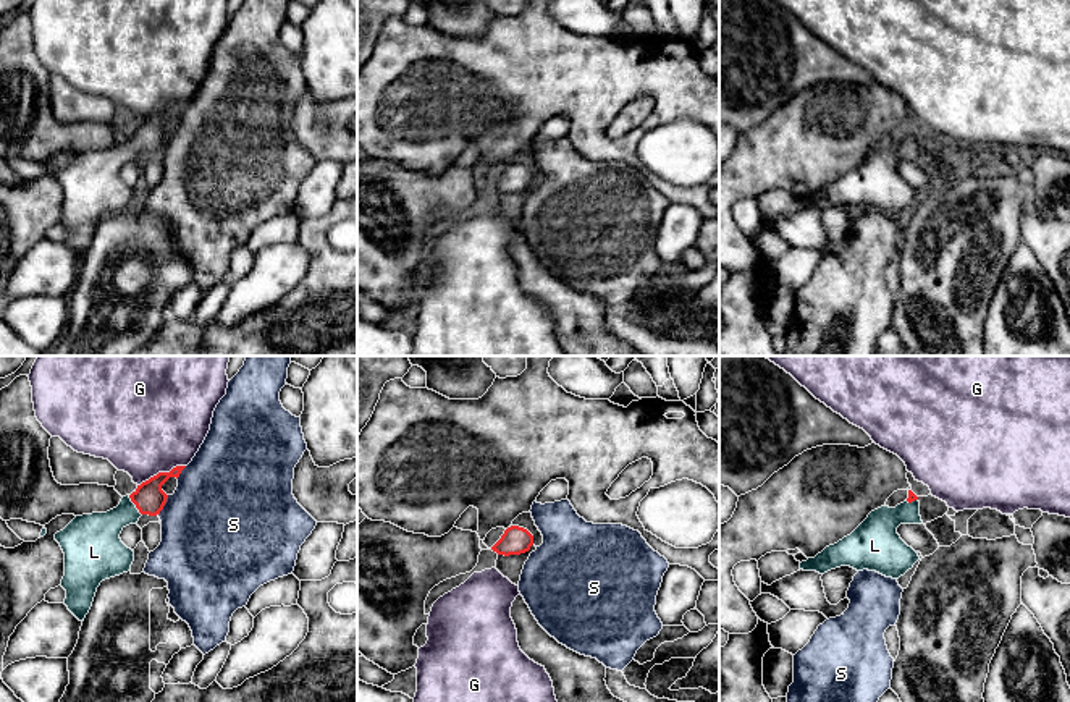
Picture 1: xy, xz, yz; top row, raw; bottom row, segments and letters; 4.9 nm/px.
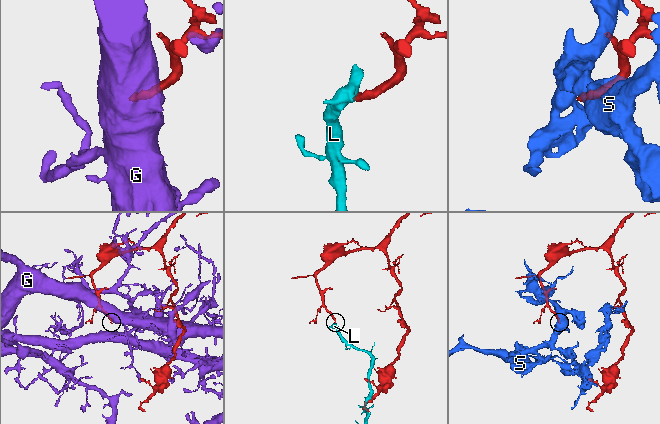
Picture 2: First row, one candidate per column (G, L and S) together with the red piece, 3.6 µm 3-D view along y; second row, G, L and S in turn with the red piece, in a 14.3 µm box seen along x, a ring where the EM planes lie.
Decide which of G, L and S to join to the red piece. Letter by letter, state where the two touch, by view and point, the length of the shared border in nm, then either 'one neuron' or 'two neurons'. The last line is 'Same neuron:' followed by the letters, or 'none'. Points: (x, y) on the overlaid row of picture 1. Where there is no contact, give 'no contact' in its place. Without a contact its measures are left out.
G: xy (160, 473) | 260 nm | two neurons
L: xy (134, 503) | 120 nm | one neuron
S: xy (164, 505) | 120 nm | two neurons
Same neuron: L

